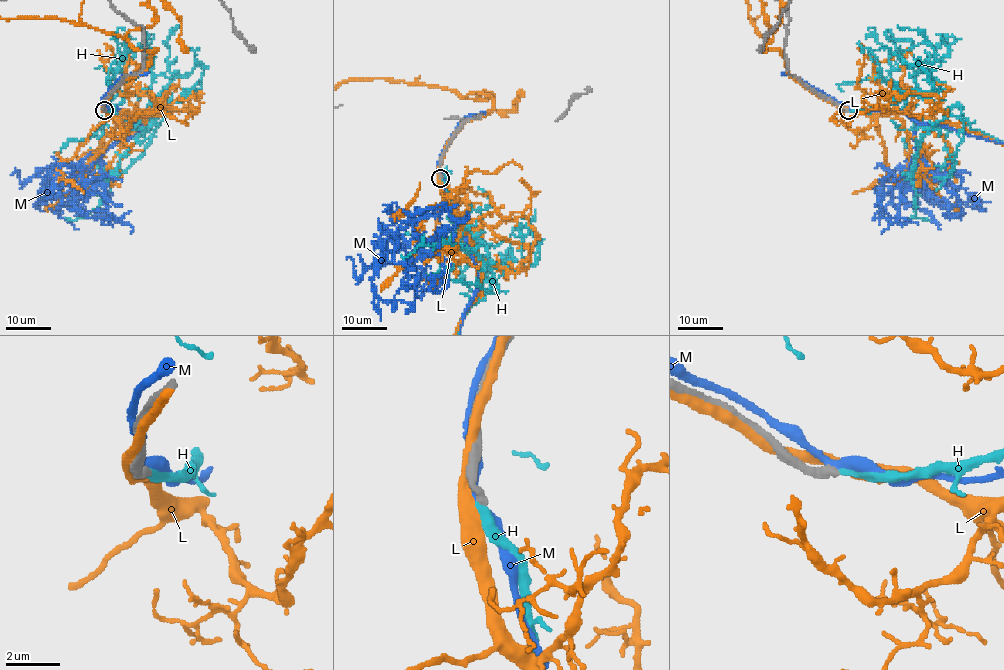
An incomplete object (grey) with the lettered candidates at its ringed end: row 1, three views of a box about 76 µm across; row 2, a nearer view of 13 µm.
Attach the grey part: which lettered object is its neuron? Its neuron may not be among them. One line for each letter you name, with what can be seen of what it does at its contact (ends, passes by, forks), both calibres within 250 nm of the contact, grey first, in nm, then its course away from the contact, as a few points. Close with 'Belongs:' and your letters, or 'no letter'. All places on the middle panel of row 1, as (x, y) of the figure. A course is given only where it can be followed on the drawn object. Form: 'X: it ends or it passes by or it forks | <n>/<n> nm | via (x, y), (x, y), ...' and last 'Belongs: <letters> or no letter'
H: it ends | 320/280 nm
Belongs: H

